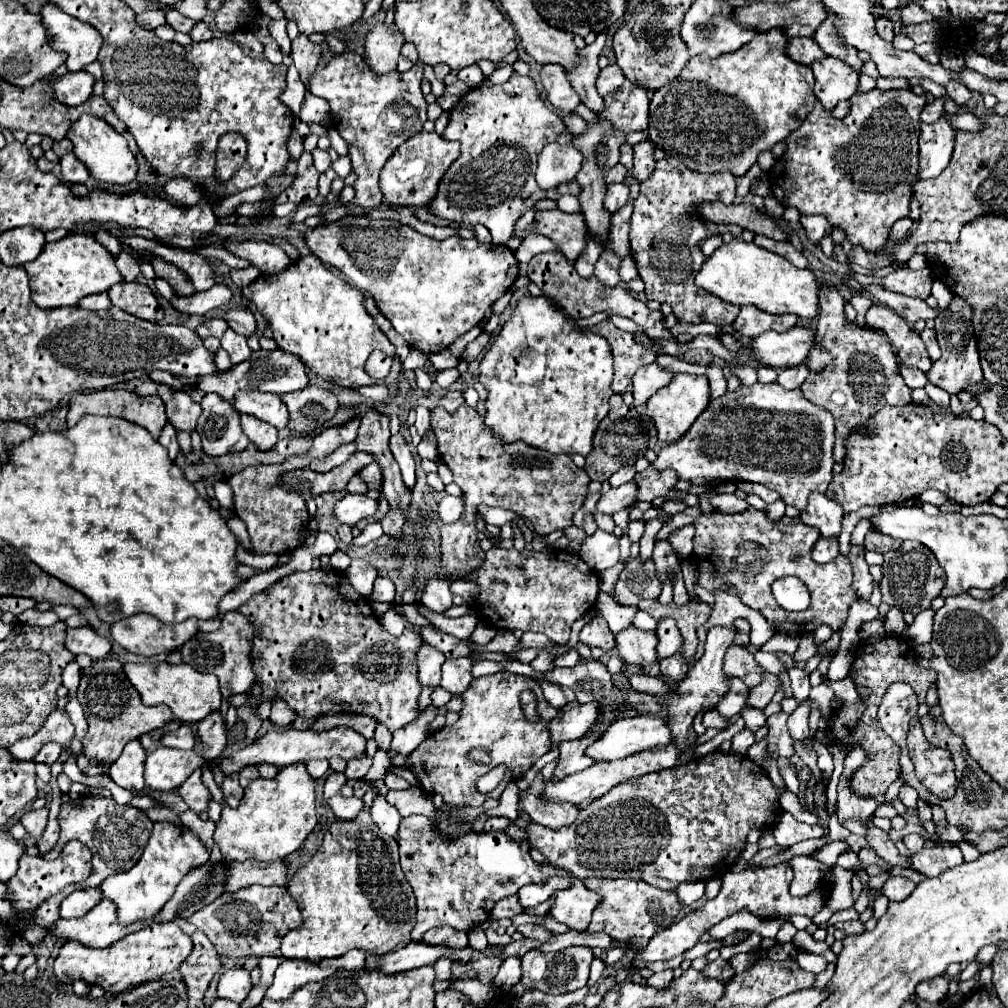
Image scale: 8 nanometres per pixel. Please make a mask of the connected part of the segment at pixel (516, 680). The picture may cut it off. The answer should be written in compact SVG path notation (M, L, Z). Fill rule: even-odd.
M508 671L472 679L468 691L464 691L460 697L462 697L460 719L452 727L434 731L420 747L416 747L416 751L406 755L406 763L402 767L416 775L426 793L430 795L440 793L444 797L444 803L480 807L488 797L498 799L508 781L520 779L544 753L550 751L552 743L546 731L546 721L556 717L556 709L544 699L538 681ZM522 691L532 691L536 695L538 703L536 709L540 715L540 723L530 723L526 719L520 703ZM476 747L488 751L492 759L490 765L470 761L470 751ZM500 763L508 767L508 779L500 783L492 793L480 793L476 789L478 777L488 773L492 767Z

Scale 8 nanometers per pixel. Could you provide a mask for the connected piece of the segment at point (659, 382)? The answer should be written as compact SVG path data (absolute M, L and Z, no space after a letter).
M646 365L640 367L632 379L632 395L634 395L634 407L638 409L640 405L644 405L660 387L668 385L672 379L672 373L660 369L658 365Z

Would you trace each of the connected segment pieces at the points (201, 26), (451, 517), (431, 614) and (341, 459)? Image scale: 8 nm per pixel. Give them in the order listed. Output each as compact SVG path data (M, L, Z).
M200 21L200 23L196 23L194 29L190 31L190 37L192 37L192 41L206 41L206 39L212 39L214 33L212 33L212 29L210 29L204 21Z
M444 495L438 503L438 515L442 519L442 523L452 523L462 515L462 497L450 497Z
M416 603L418 611L422 617L426 617L430 623L434 624L440 630L445 633L450 633L454 637L460 637L460 639L468 639L478 623L478 617L476 615L462 615L458 618L448 618L443 614L437 614L436 611L426 611L424 603Z
M352 441L352 443L348 443L348 445L338 447L334 453L330 453L330 455L326 455L326 457L322 457L322 459L312 459L312 463L310 463L308 467L310 467L312 471L326 473L326 471L330 471L330 469L346 463L348 457L350 457L354 451L356 451L356 443Z

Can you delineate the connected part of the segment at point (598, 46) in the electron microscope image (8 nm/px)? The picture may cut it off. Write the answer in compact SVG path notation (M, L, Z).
M605 28L596 37L596 41L592 45L586 45L584 49L580 49L580 63L574 71L570 71L570 81L574 85L574 89L578 91L582 103L592 109L594 113L602 113L604 111L604 99L598 95L596 91L596 77L600 73L598 67L598 55L604 47L604 41L607 40L608 30Z

